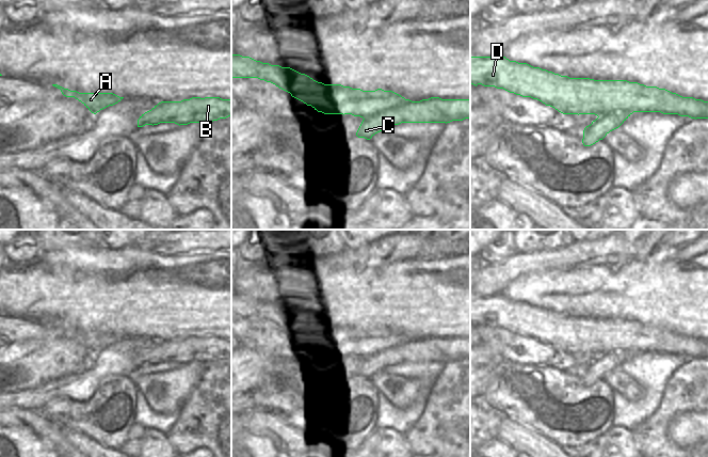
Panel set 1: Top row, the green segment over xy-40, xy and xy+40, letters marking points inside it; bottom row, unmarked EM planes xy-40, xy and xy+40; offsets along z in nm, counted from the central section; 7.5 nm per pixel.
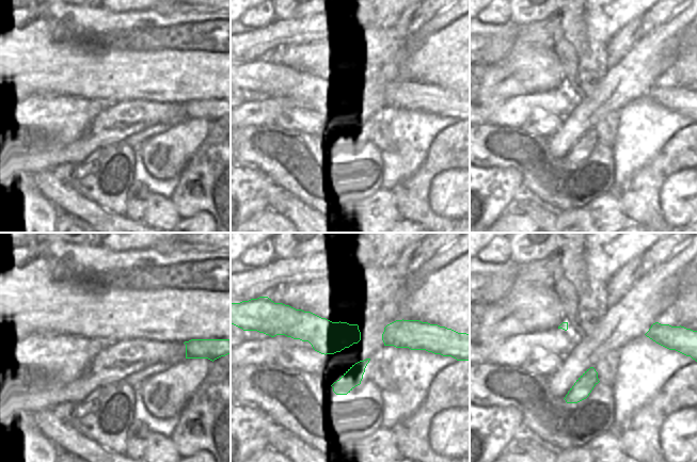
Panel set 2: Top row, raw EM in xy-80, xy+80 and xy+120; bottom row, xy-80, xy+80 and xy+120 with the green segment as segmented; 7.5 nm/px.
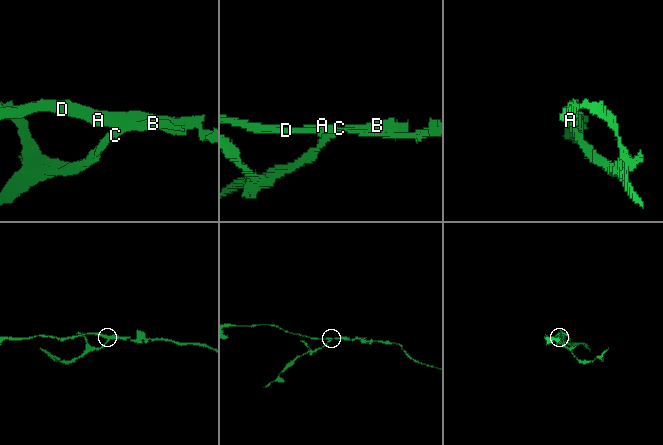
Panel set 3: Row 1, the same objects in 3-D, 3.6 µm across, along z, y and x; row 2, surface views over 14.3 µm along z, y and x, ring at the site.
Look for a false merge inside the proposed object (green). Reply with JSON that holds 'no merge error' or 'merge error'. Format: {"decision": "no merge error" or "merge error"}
{"decision": "merge error"}

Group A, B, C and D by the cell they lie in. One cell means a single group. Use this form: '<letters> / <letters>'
A B D / C

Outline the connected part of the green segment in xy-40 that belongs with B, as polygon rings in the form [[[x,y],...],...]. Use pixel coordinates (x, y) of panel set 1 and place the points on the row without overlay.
[[[192,336],[181,341],[161,341],[138,359],[138,366],[175,362],[211,362],[231,356],[231,338],[220,336]]]

